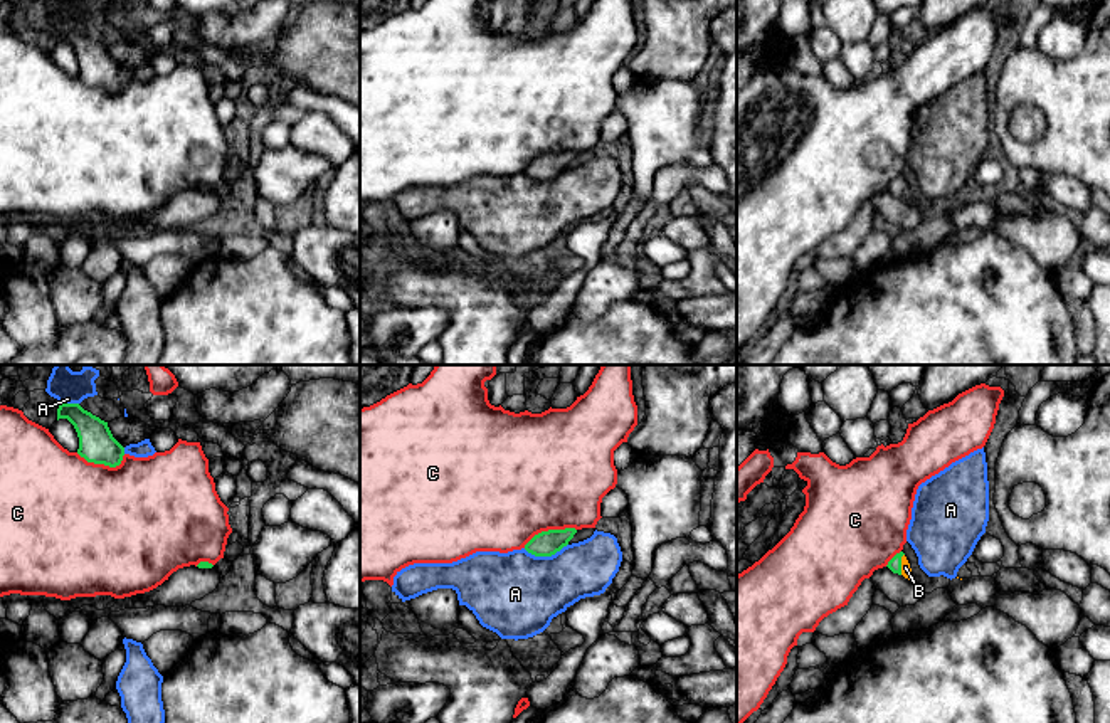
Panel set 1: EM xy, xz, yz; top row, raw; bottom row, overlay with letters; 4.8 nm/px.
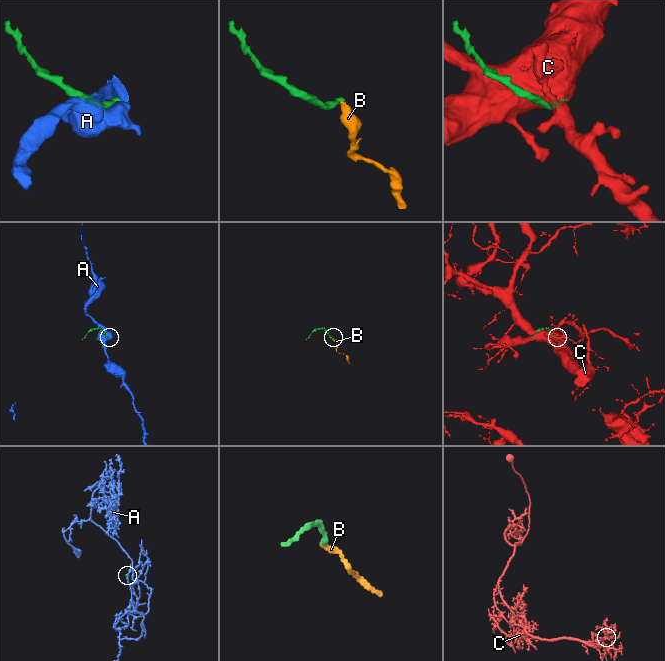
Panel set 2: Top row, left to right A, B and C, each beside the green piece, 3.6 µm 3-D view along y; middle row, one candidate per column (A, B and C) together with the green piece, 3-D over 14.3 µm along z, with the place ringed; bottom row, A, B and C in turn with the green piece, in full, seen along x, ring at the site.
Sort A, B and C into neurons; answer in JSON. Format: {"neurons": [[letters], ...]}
{"neurons": [["A"], ["B"], ["C"]]}

